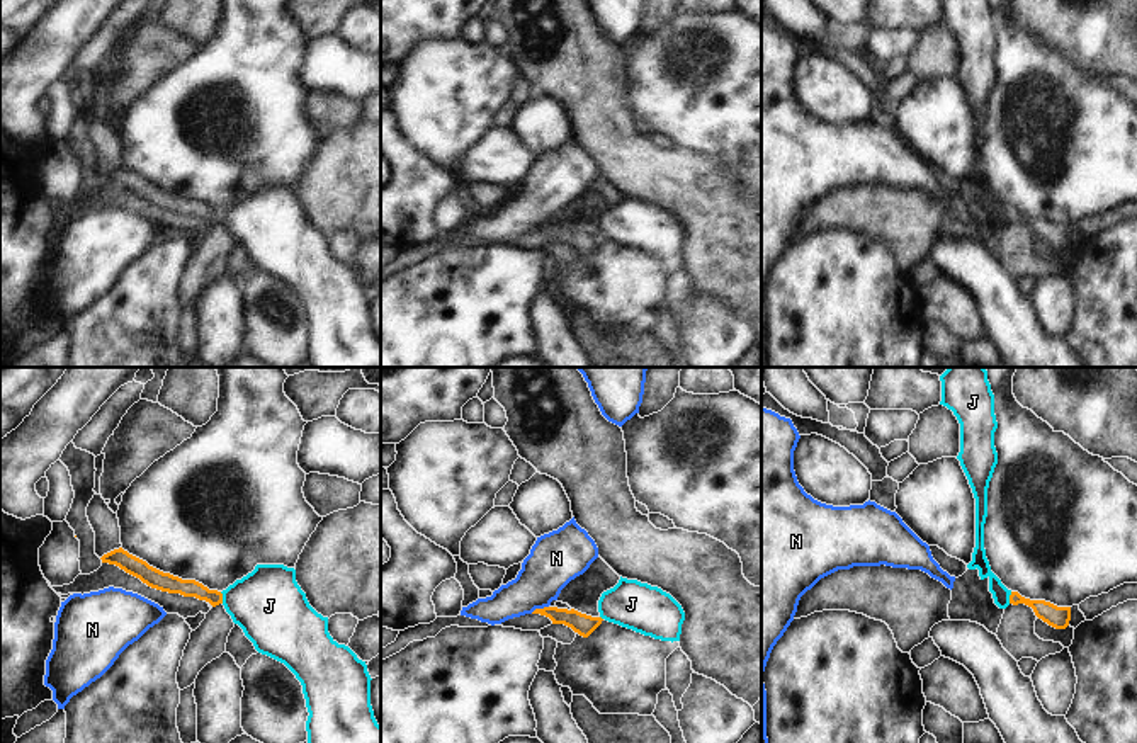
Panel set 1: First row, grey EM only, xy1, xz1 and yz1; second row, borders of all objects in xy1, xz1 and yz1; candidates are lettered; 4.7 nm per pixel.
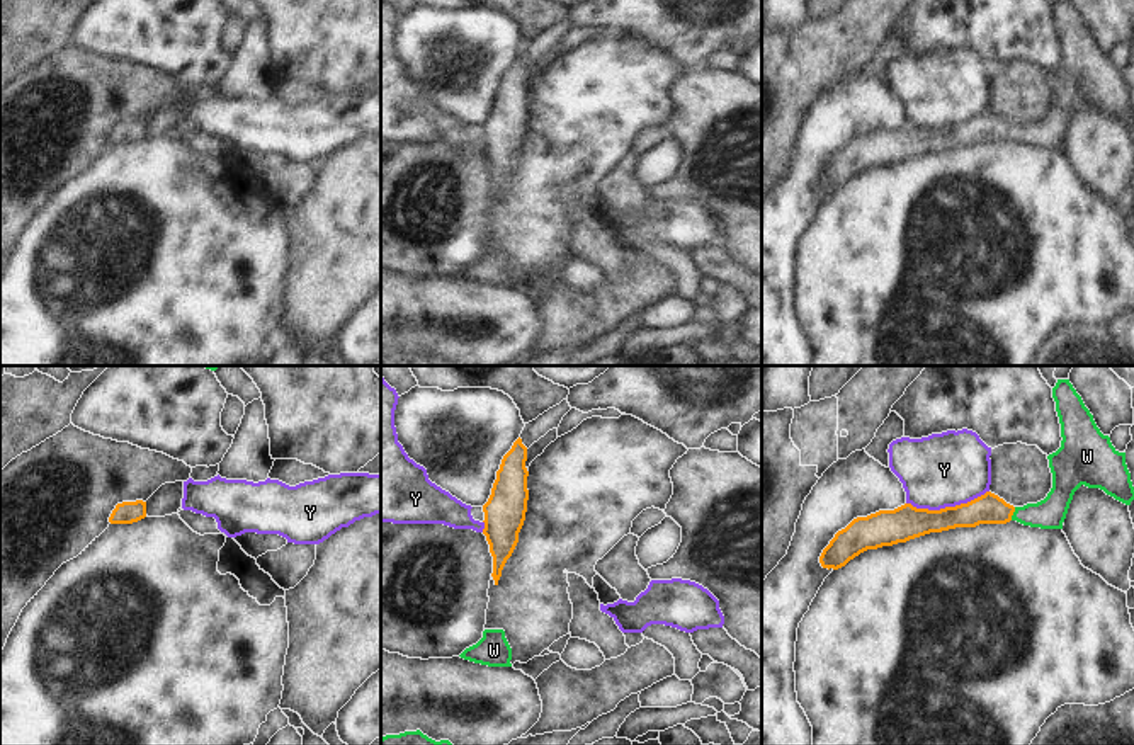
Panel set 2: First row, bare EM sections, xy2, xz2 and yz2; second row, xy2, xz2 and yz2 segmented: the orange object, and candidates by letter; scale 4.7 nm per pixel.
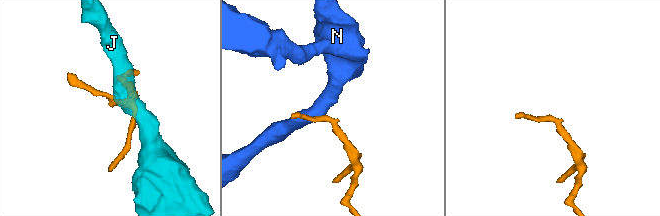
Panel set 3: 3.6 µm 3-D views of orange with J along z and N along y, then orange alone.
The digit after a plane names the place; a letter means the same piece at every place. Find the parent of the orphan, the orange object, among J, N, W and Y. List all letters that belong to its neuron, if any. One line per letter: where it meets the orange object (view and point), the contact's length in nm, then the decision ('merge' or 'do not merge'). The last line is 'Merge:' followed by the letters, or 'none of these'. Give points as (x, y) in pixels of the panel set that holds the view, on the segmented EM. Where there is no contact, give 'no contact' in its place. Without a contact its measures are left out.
J: meets orange in xy1 at (221, 597); contact 60 nm long; do not merge
N: meets orange in xz1 at (539, 609); contact 90 nm long; do not merge
W: meets orange in yz2 at (1012, 514); contact 70 nm long; merge
Y: meets orange in yz2 at (947, 507); contact 400 nm long; do not merge
Merge: W

